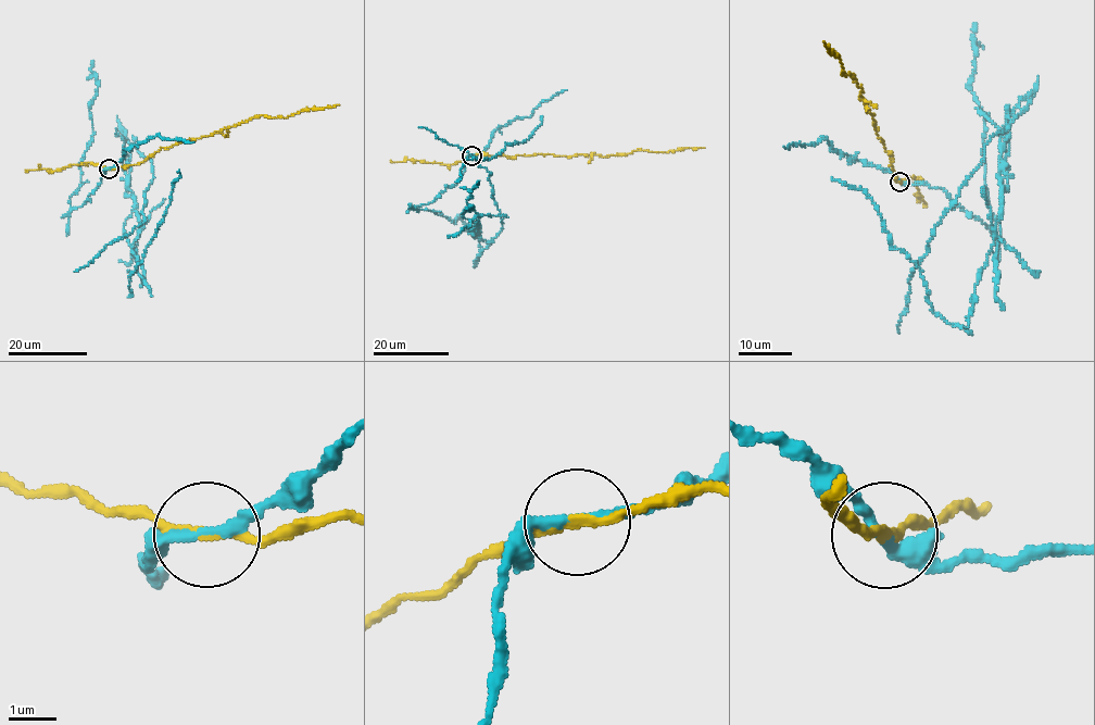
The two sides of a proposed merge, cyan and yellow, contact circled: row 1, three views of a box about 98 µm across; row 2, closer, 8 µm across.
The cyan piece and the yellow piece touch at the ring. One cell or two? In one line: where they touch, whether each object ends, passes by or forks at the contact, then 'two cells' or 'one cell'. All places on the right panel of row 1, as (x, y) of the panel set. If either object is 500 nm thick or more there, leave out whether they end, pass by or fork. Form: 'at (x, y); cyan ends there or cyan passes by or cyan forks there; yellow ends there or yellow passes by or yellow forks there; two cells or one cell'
at (900, 182); cyan passes by; yellow passes by; two cells

